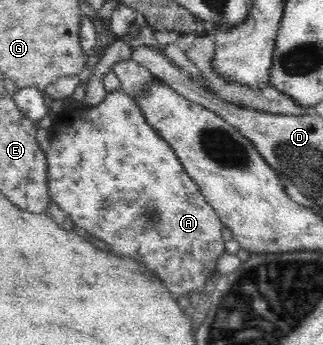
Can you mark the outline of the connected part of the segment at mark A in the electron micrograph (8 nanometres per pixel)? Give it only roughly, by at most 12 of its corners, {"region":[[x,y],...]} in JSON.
{"region":[[123,89],[44,151],[74,222],[204,293],[222,222]]}

